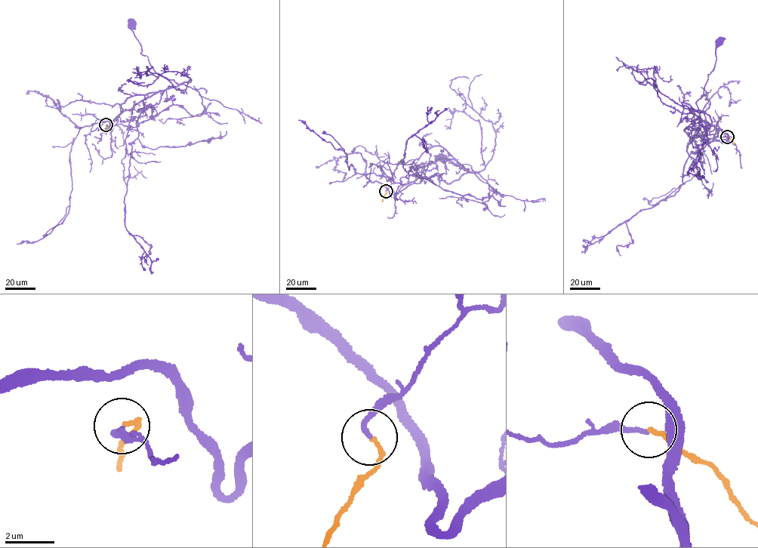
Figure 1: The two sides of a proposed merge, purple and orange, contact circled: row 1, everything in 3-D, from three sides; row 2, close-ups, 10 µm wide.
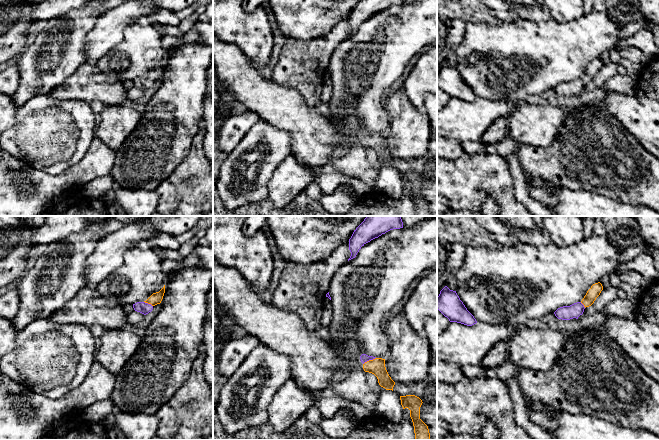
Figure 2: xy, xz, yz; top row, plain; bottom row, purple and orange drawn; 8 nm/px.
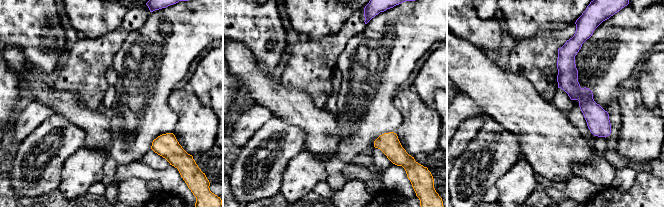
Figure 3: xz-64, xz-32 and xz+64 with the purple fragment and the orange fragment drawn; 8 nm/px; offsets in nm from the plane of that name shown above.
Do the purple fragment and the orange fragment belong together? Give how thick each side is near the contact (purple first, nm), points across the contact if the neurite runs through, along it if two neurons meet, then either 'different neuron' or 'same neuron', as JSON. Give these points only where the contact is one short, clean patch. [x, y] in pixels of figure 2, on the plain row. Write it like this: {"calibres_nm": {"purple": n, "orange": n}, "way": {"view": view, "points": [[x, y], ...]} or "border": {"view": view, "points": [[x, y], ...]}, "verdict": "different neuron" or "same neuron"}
{"calibres_nm": {"purple": 70, "orange": 130}, "way": {"view": "xz", "points": [[364, 134], [369, 135], [376, 142]]}, "verdict": "same neuron"}

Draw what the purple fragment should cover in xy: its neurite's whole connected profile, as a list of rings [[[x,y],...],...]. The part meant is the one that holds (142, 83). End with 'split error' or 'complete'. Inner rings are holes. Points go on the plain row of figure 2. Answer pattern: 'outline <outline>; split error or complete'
outline [[[165,61],[159,68],[153,69],[146,77],[133,80],[134,86],[144,91],[148,90],[155,81],[161,79],[164,69]]]; split error

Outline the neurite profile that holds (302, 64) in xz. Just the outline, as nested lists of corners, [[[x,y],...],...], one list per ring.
[[[346,18],[327,34],[311,40],[290,40],[281,49],[272,79],[295,88],[310,107],[317,107],[323,78],[338,44],[351,32]]]

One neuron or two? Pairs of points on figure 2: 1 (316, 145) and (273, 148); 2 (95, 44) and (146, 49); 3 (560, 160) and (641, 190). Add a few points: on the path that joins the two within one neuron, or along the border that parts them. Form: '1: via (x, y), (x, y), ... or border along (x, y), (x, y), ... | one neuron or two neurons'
1: border along (277, 128), (284, 129), (290, 135), (292, 154) | two neurons
2: border along (128, 26), (124, 31), (123, 38), (97, 61) | two neurons
3: via (580, 160), (608, 160), (621, 170) | one neuron

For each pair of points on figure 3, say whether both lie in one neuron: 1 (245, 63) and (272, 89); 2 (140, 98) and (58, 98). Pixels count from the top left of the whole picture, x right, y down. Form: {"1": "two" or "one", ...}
{"1": "one", "2": "two"}

